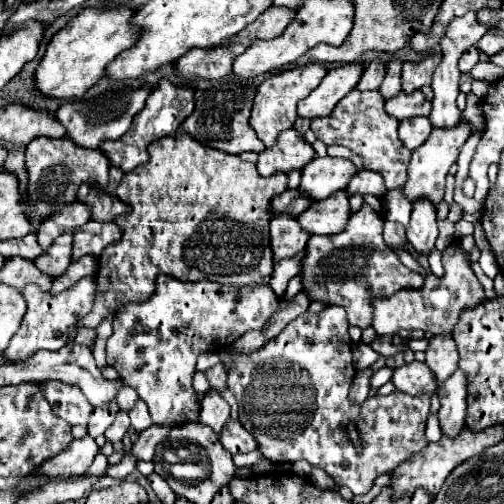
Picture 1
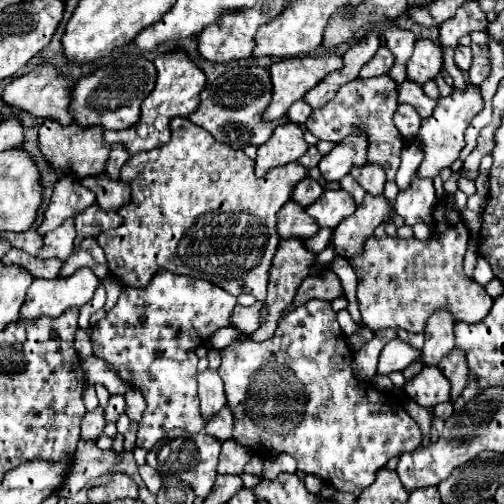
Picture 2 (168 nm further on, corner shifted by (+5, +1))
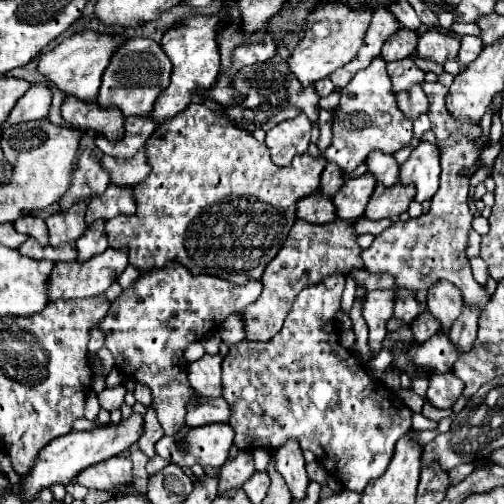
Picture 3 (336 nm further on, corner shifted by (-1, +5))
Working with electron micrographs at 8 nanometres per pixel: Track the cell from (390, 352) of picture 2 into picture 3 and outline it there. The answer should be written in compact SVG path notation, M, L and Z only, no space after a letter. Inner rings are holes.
M432 335L424 343L412 343L408 349L408 359L414 365L426 367L430 373L446 373L452 369L458 355L448 335Z

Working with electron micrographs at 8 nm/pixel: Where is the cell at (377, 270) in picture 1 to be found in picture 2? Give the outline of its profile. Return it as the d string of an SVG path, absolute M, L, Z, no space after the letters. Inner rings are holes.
M368 195L356 207L356 213L344 219L332 237L332 247L340 257L350 259L354 253L364 249L364 241L372 237L374 229L392 215L392 205L384 195Z

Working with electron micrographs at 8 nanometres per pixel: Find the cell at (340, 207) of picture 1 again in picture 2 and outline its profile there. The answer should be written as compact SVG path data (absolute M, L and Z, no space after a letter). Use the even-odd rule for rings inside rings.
M344 189L324 191L324 195L306 209L320 227L338 227L342 219L350 217L356 211L352 195Z

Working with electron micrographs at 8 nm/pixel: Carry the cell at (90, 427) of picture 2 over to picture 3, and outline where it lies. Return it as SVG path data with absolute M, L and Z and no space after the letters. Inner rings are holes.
M118 385L118 387L114 387L114 389L104 389L102 393L98 393L100 407L106 409L108 413L120 409L122 403L124 403L124 393L126 393L126 391L122 391L122 385Z

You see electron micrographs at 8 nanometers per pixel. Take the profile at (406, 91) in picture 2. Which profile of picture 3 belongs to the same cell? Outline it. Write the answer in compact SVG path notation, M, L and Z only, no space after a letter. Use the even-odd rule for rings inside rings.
M422 83L424 93L430 99L428 117L432 121L432 131L438 139L438 145L442 149L442 173L440 173L440 189L430 201L430 211L426 215L420 215L410 221L398 221L392 223L386 231L374 237L374 243L360 253L364 261L364 269L370 273L388 273L394 277L392 291L410 291L416 293L420 289L428 291L438 281L450 281L454 283L464 297L464 303L468 307L474 307L478 311L484 311L484 307L490 301L490 295L484 285L476 283L472 277L470 261L466 257L468 247L468 233L470 223L474 215L468 207L468 179L476 171L474 161L482 147L488 145L488 137L480 141L480 125L478 127L454 127L454 119L450 119L450 113L444 107L444 99L448 95L448 89L440 83ZM458 135L458 139L454 139ZM476 141L478 147L476 147Z

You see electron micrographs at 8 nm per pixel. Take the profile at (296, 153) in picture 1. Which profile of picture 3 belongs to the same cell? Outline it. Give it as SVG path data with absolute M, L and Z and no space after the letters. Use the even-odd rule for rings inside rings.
M306 115L298 119L282 121L274 129L266 133L266 147L270 149L270 157L276 165L290 165L292 157L306 153L310 145L310 121Z

